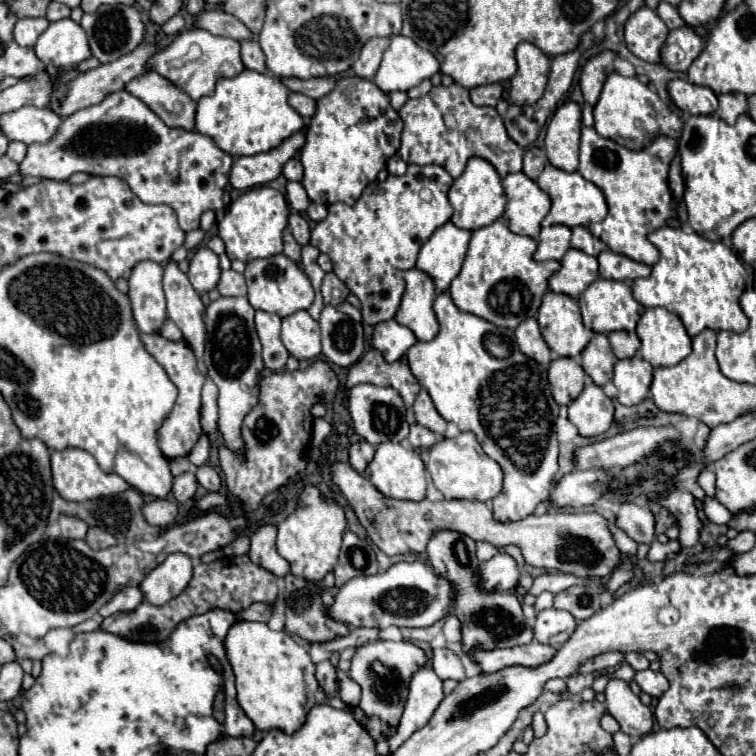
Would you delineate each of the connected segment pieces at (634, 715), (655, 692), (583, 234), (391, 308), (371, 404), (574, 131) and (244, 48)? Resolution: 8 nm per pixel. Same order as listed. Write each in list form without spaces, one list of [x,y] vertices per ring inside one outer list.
[[[611,679],[605,689],[607,711],[617,719],[621,731],[629,737],[643,737],[653,729],[653,713],[647,705],[631,693],[629,685],[619,679]]]
[[[651,669],[637,671],[635,681],[651,697],[661,697],[661,693],[665,693],[665,689],[669,689],[669,681],[661,671],[651,671]]]
[[[573,227],[573,237],[571,237],[571,247],[585,251],[587,255],[597,257],[599,253],[607,249],[607,245],[600,239],[594,237],[587,231],[587,227]]]
[[[409,165],[407,173],[401,177],[389,175],[385,181],[373,181],[373,185],[367,185],[355,205],[331,205],[329,215],[319,221],[311,231],[311,245],[331,257],[333,273],[347,285],[349,291],[357,295],[357,299],[361,301],[363,323],[367,323],[369,327],[395,317],[401,295],[405,291],[403,271],[415,267],[421,247],[427,243],[437,227],[445,225],[451,219],[453,207],[447,199],[451,183],[451,175],[439,165]]]
[[[361,383],[349,389],[349,415],[353,421],[353,429],[373,447],[383,441],[403,441],[409,435],[409,423],[405,421],[405,405],[395,389],[377,387],[369,383]]]
[[[565,101],[547,125],[545,153],[551,165],[563,171],[577,171],[579,167],[579,133],[581,107],[575,101]]]
[[[241,41],[241,57],[247,69],[257,71],[257,73],[267,73],[265,53],[257,41]]]

